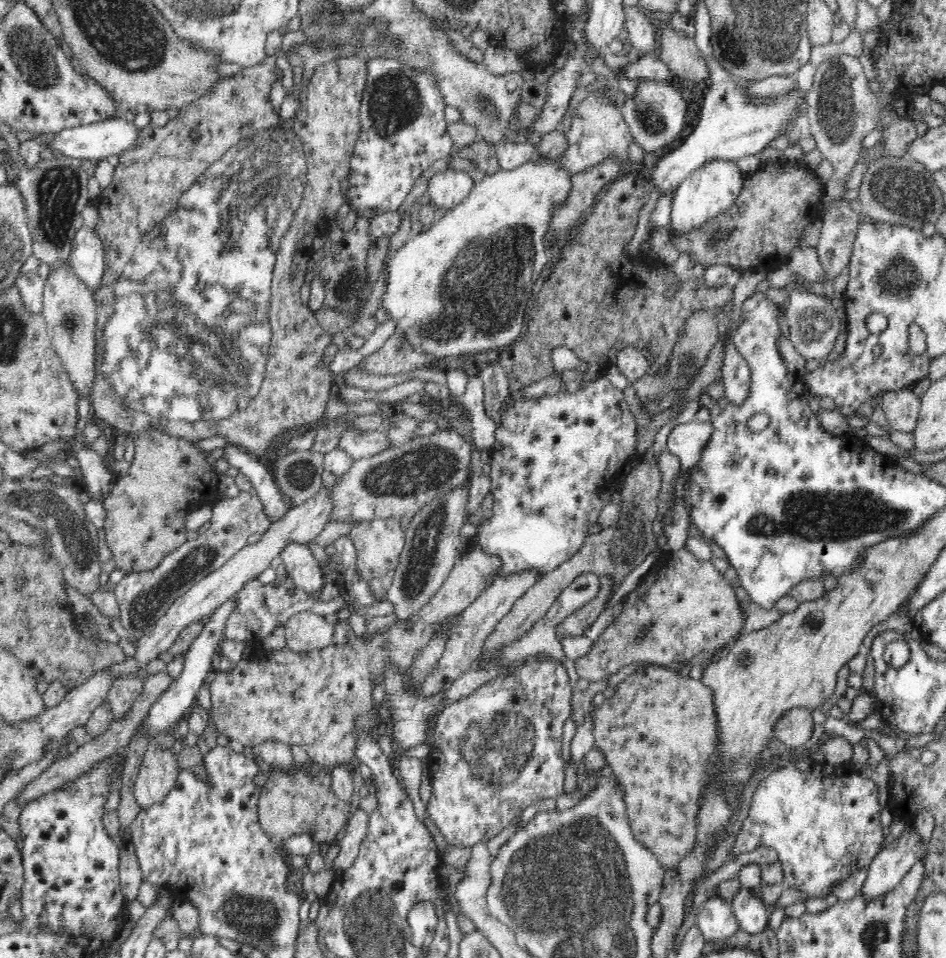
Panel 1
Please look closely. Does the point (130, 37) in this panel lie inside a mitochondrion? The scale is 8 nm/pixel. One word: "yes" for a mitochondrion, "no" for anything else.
yes

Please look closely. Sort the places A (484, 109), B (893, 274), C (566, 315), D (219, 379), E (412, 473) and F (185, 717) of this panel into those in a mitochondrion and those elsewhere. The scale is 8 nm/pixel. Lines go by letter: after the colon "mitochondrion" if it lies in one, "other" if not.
A: mitochondrion
B: mitochondrion
C: other
D: mitochondrion
E: mitochondrion
F: other

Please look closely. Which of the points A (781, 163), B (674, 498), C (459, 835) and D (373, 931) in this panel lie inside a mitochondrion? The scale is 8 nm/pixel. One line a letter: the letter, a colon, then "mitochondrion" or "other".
A: other
B: other
C: other
D: mitochondrion

